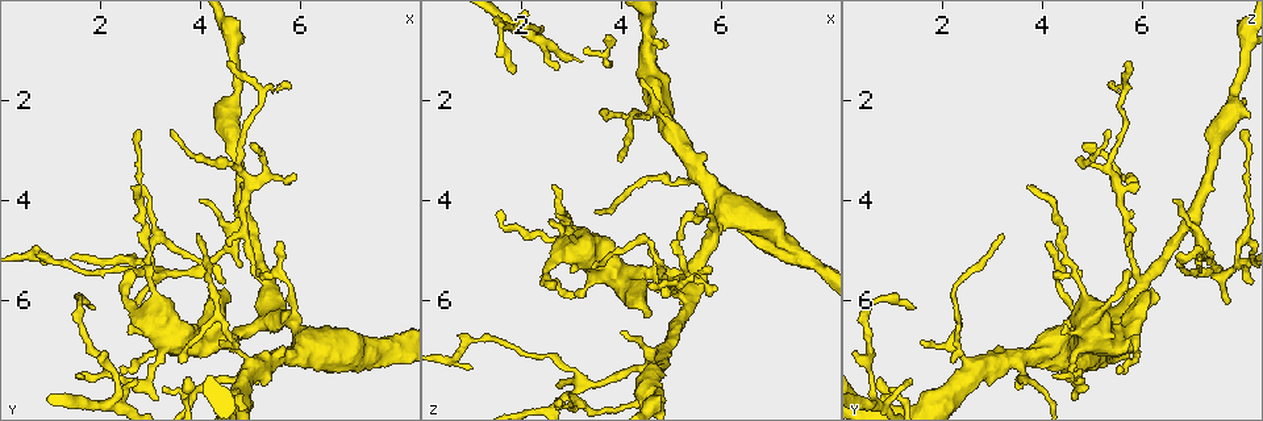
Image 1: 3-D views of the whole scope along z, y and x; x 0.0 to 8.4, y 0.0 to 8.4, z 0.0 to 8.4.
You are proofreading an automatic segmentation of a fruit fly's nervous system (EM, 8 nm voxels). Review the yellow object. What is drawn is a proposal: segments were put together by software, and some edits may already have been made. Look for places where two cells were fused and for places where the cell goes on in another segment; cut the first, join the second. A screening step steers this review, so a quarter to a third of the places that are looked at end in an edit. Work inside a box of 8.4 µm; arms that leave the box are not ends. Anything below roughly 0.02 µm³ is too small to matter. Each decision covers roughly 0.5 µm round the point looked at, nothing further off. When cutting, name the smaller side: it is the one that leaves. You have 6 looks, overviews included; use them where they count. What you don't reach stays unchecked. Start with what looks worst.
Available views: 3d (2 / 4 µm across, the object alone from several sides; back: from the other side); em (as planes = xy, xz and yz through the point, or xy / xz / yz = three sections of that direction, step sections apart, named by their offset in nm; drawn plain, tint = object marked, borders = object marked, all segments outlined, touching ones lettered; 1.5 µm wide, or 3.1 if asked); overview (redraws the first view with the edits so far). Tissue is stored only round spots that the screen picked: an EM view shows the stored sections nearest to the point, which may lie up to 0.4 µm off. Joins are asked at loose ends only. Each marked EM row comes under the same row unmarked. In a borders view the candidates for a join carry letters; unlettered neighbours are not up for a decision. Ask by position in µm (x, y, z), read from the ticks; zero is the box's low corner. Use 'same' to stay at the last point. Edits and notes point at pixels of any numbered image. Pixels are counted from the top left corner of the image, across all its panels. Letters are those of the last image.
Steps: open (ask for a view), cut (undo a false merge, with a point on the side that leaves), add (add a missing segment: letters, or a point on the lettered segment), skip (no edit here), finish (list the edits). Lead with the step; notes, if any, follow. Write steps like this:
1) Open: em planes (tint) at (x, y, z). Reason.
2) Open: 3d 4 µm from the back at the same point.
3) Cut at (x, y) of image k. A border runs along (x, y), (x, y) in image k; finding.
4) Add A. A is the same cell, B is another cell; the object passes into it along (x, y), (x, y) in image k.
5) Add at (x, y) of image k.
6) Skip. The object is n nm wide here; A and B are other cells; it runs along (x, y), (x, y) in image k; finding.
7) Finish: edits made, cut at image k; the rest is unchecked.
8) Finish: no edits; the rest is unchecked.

Open: em planes (borders) at (2.70, 7.60, 1.35). Tapers out.

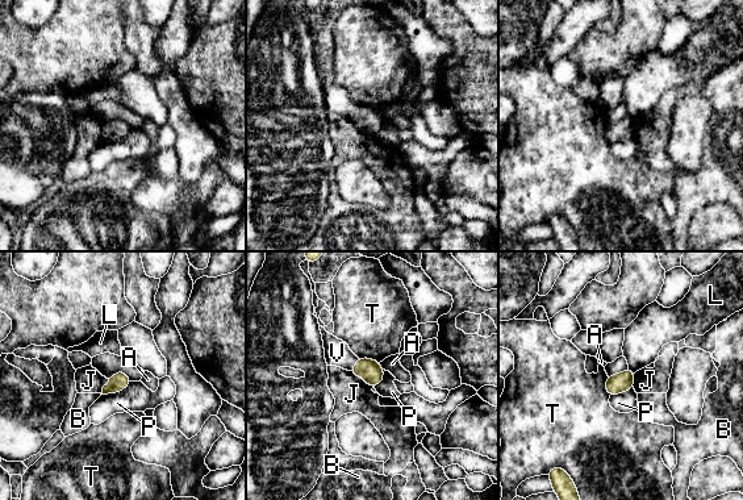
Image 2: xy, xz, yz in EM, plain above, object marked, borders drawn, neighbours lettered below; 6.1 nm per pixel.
Skip. A, B, J, L, P, T and V are other cells; a border runs along (109, 378), (122, 371), (132, 380) in image 2; no lettered segment goes on from it.

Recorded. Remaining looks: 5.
Open: 3d 4 µm at (2.65, 3.75, 3.75). Long arm stops here.

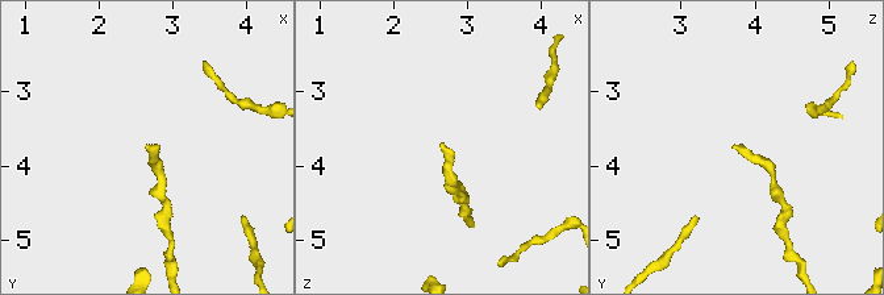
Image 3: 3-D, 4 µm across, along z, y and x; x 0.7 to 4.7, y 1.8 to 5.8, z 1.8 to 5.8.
Open: em planes (borders) at (2.60, 3.75, 3.75).

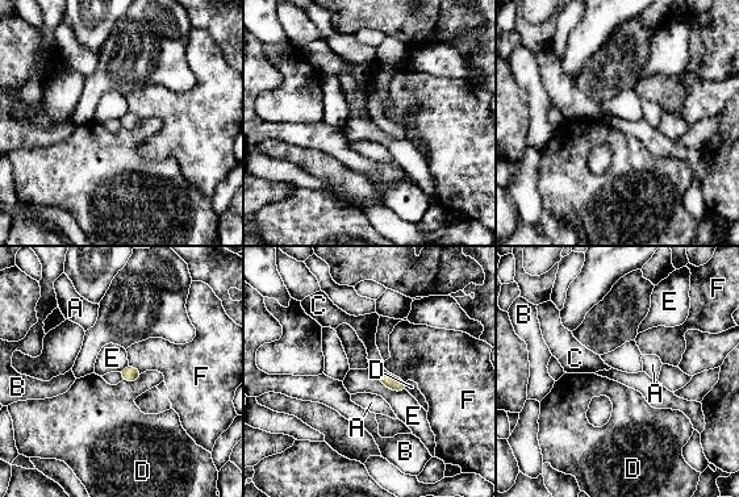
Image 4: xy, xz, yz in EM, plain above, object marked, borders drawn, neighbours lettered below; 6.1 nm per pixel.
Add C. C is the same cell, A, B, D, E and F are other cells; the object passes into it along (393, 383), (376, 363), (366, 326) in image 4; it goes on there.

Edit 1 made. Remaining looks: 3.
Open: em planes (borders) at (3.95, 4.65, 3.15).

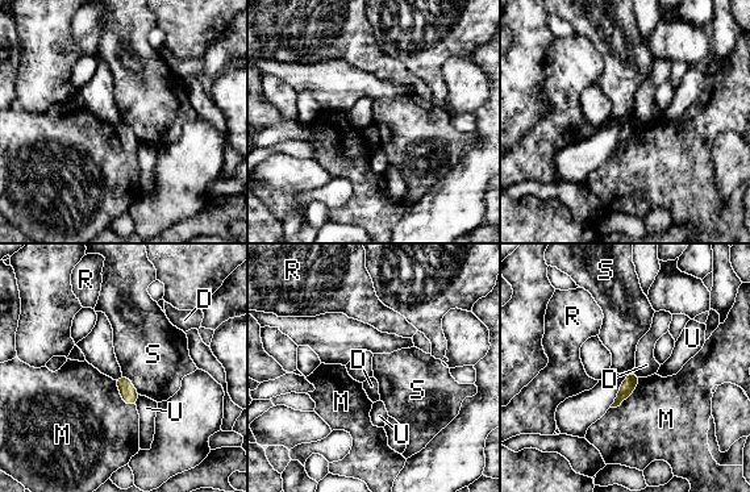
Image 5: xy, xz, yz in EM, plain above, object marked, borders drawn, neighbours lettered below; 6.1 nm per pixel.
Skip. D, M, R, S and U are other cells; a border runs along (123, 374), (140, 393) in image 5; no lettered segment goes on from it.

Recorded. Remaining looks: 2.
Finish: edits made, add at image 4; the rest is unchecked.

